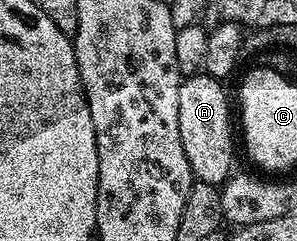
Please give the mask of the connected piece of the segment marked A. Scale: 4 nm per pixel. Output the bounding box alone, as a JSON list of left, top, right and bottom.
[180,73,236,185]

